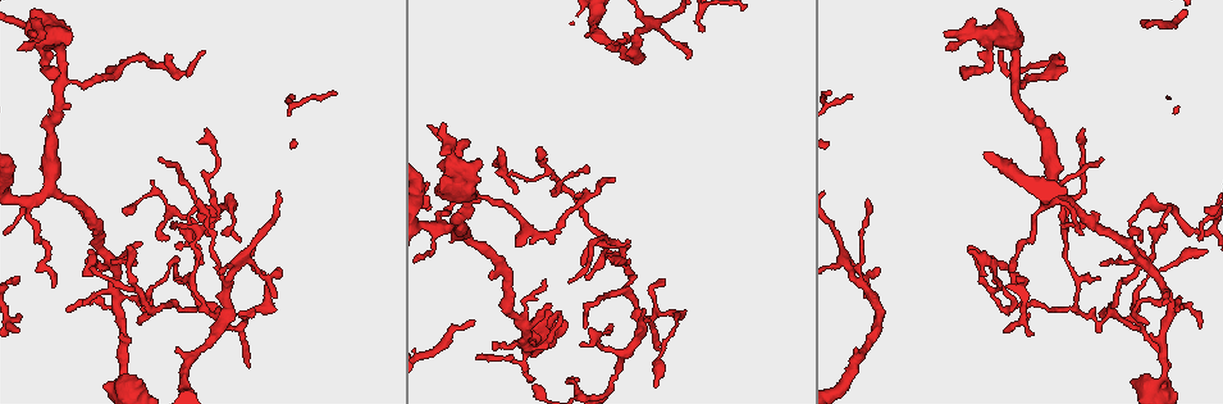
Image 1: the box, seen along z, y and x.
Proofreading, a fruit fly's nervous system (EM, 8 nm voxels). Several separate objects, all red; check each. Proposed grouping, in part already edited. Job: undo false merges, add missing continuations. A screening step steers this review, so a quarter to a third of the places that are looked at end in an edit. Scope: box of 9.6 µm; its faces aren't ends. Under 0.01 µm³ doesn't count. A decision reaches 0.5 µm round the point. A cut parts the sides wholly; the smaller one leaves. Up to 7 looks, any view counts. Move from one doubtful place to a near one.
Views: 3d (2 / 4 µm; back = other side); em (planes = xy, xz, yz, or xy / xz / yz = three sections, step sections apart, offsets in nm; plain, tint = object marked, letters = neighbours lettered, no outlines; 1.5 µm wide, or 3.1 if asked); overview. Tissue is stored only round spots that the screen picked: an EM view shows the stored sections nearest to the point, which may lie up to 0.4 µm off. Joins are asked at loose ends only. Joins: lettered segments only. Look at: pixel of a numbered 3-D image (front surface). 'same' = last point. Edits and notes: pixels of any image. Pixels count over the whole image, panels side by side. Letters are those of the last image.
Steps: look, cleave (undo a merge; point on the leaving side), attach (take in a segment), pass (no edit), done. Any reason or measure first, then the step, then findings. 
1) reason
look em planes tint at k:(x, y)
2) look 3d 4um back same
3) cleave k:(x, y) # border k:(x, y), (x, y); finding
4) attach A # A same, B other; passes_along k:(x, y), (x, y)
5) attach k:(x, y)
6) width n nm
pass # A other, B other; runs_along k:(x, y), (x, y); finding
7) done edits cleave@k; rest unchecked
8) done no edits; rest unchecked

three-way junction
look em xy step 4 plain at 1:(1017, 76)

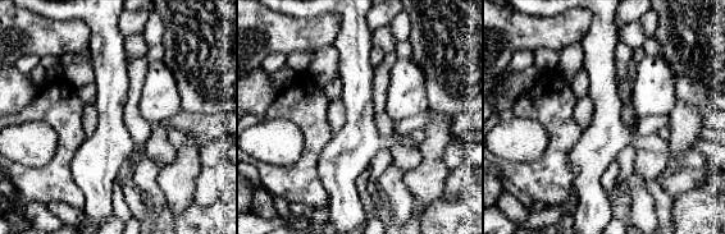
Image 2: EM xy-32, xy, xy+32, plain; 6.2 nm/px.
see the neighbours
look em xy step 4 letters same

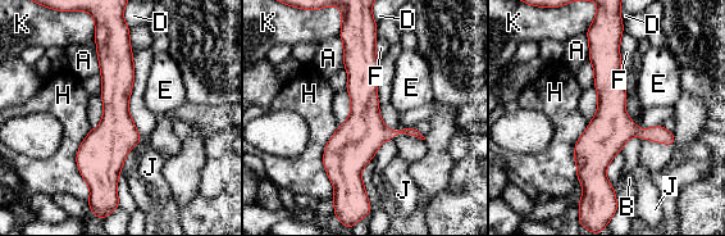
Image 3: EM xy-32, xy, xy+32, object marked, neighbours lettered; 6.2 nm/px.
width 260 nm
pass # A other, B other, D other, E other, F other, H other, J other, K other; border 3:(624, 31), (620, 39), (623, 84); one cell here

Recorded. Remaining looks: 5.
a narrow waist
look em xy step 8 tint at 1:(139, 288)

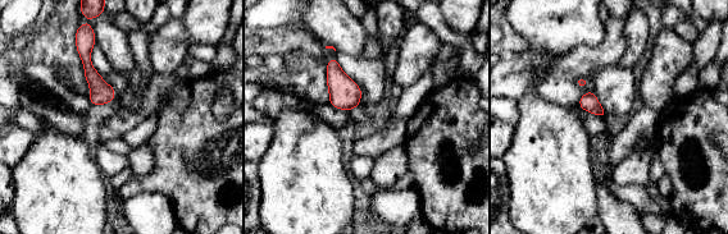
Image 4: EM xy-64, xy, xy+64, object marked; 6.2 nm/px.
another direction
look em yz step 8 tint same

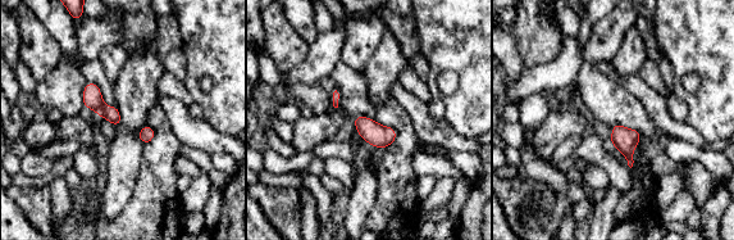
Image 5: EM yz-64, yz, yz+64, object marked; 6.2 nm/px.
look em yz step 8 letters same

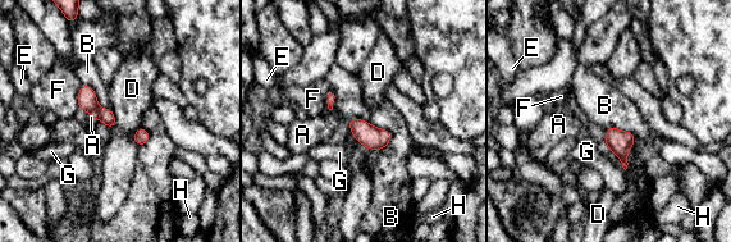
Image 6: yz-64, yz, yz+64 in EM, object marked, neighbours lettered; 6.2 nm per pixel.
pass # A other, B other, D other, E other, F other, G other, H other; all the same cell

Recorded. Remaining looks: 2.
an open end
look 3d 4um at 1:(1171, 366)

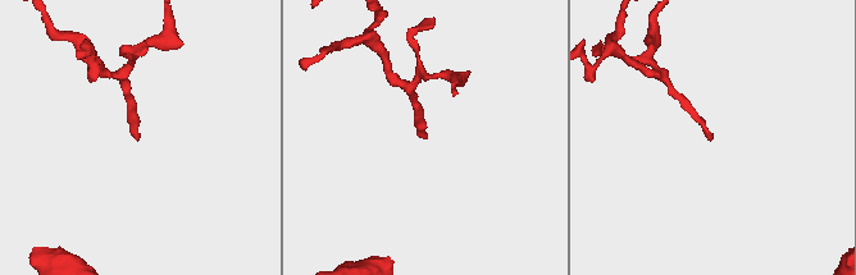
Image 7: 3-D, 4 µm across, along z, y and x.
need the tissue
look em planes letters at 7:(139, 137)

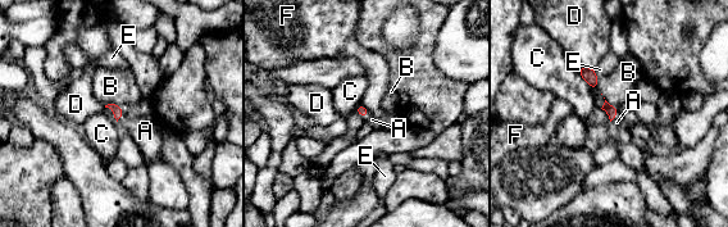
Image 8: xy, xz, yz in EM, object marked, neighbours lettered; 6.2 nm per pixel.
width 70 nm
attach A # A same, B other, C other, D other, E other, F other; passes_along 8:(118, 112), (121, 116), (145, 131); the cell continues

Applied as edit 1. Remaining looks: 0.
done edits attach@8; rest unchecked

